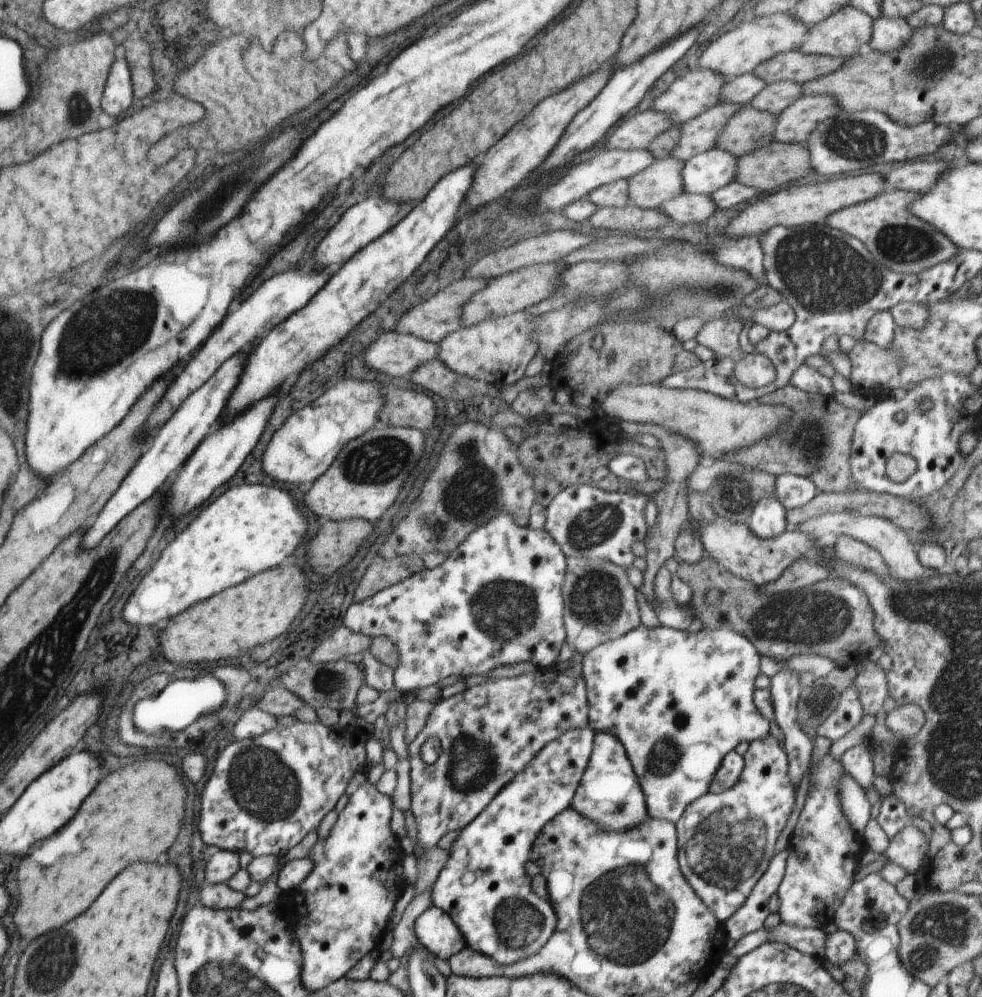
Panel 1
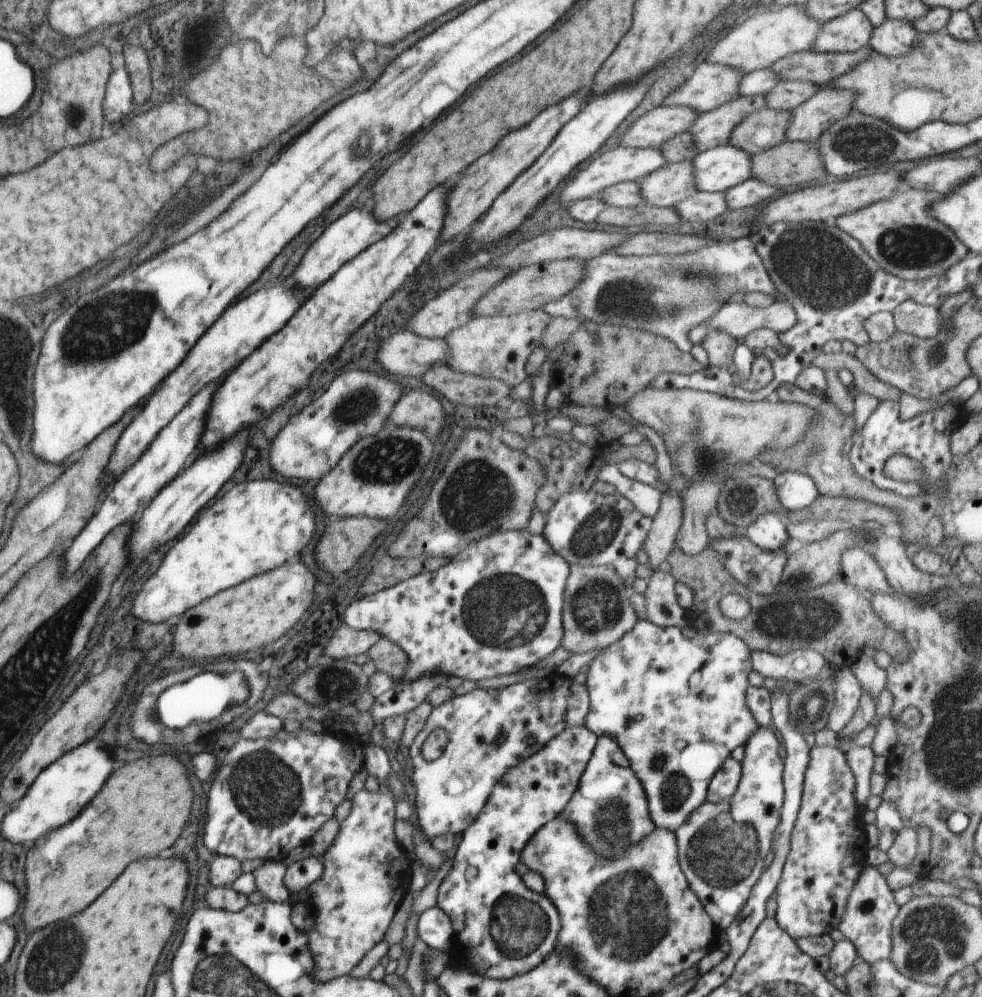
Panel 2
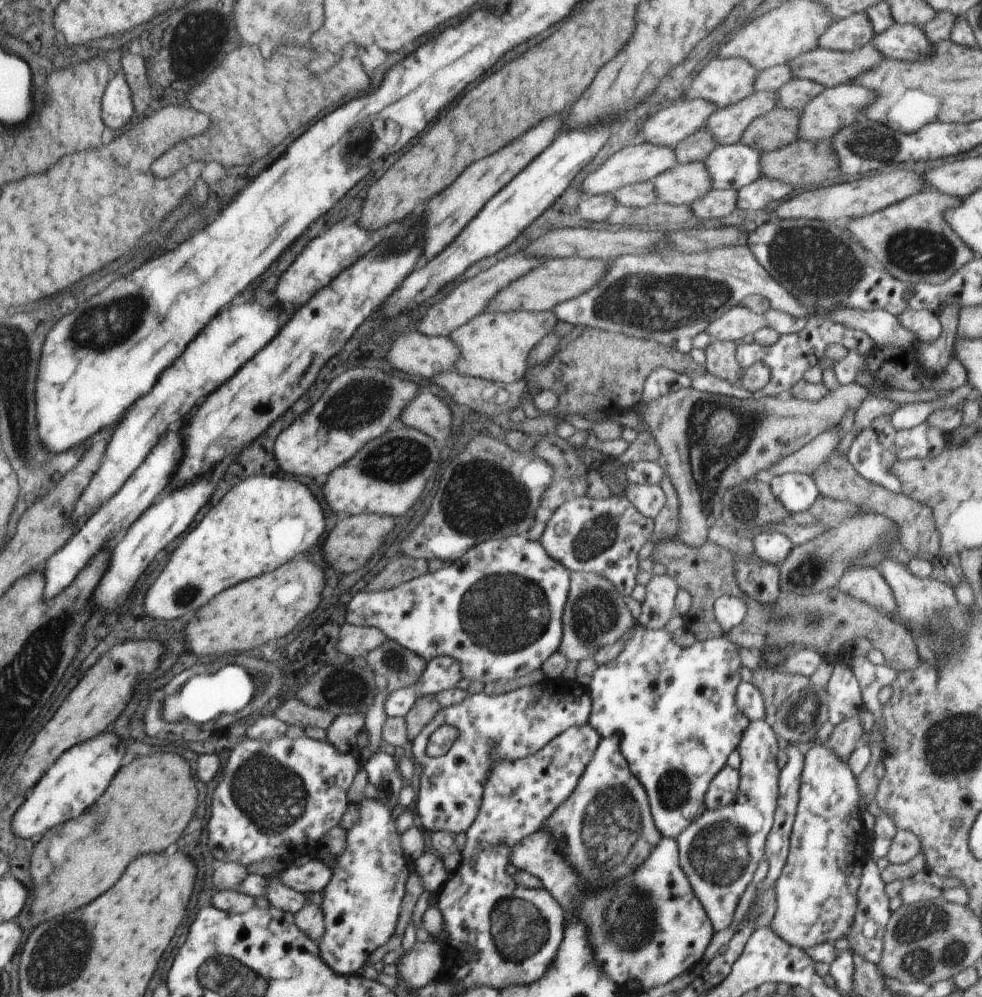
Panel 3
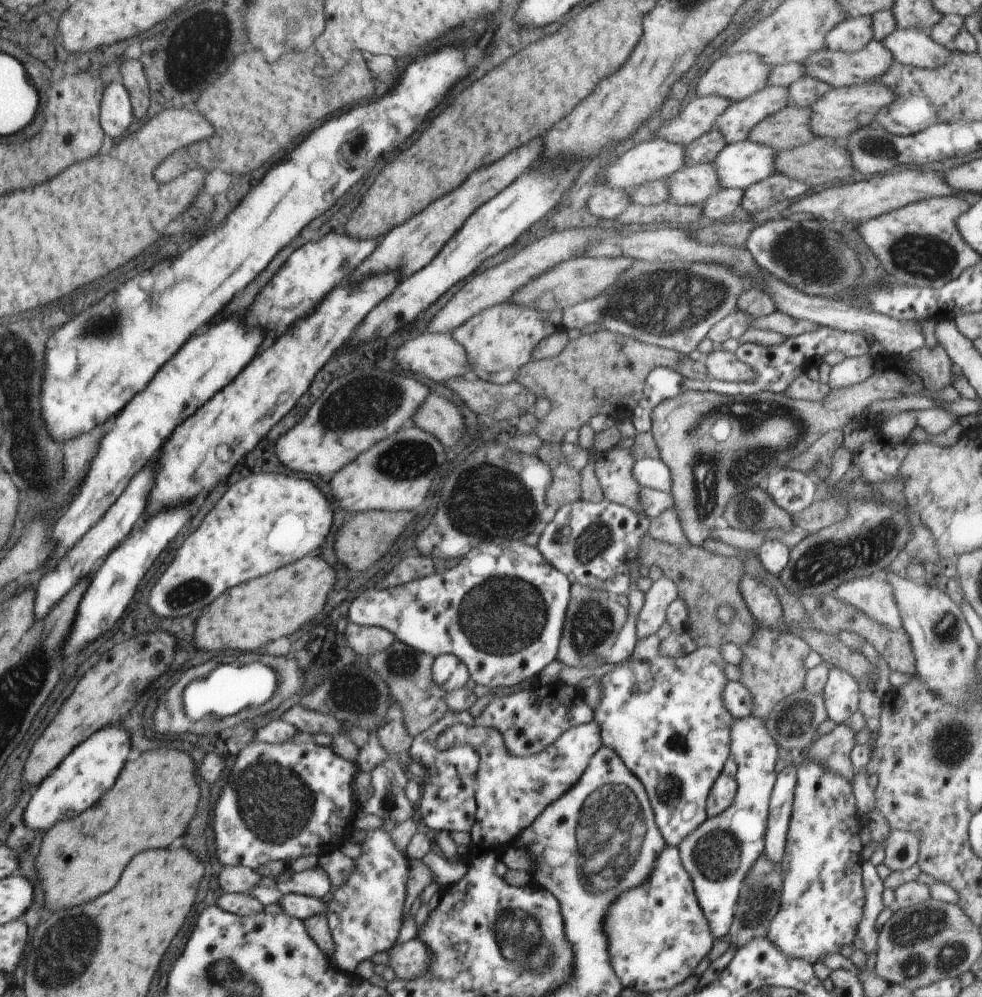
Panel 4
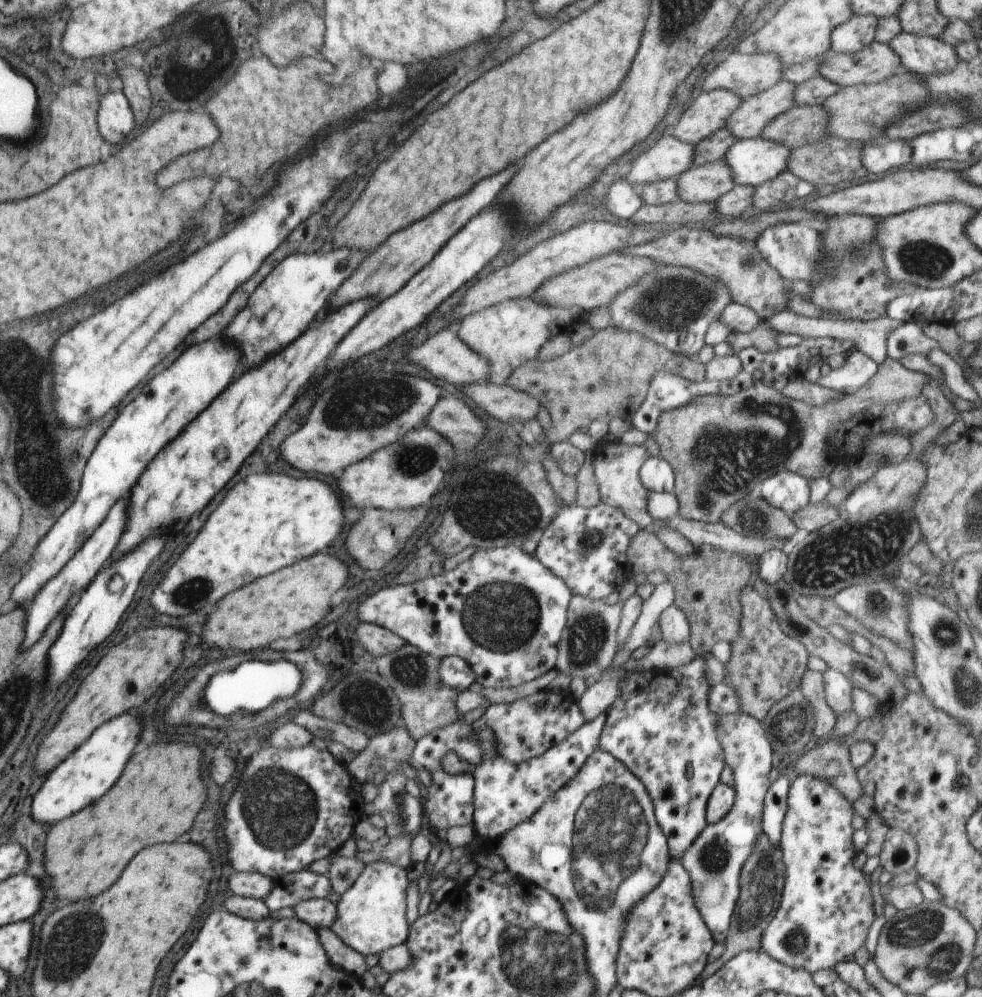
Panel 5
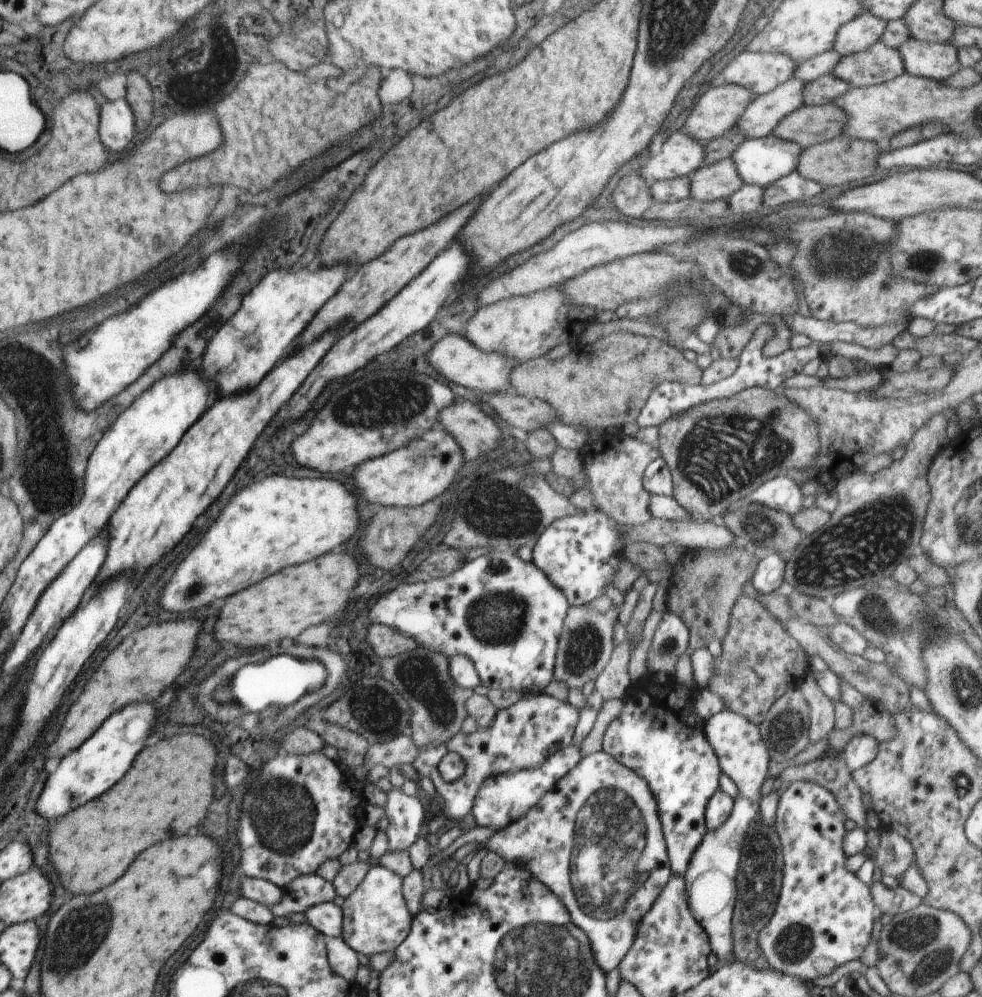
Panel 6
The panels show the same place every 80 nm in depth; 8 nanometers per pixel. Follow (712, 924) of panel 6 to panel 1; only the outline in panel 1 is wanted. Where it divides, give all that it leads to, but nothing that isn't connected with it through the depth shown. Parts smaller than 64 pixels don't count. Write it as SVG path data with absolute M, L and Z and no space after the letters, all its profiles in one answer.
M768 734L768 736L764 736L762 740L756 740L750 743L748 751L744 754L744 770L741 773L740 779L734 786L728 788L728 790L722 790L722 792L708 792L704 794L698 800L694 800L691 804L686 806L686 810L684 810L684 814L680 816L680 820L676 824L677 831L677 860L679 863L680 871L686 881L698 897L706 904L706 907L714 912L714 916L720 920L723 924L726 923L726 920L738 910L738 908L742 907L742 904L748 899L748 896L751 894L752 888L758 883L758 880L764 875L766 872L771 860L775 856L775 845L776 841L780 837L781 832L784 830L786 823L788 822L788 818L792 814L792 809L796 804L796 788L794 788L794 784L792 784L792 780L790 780L790 774L788 774L788 754L784 752L783 749L778 745L778 740L772 736L772 734Z

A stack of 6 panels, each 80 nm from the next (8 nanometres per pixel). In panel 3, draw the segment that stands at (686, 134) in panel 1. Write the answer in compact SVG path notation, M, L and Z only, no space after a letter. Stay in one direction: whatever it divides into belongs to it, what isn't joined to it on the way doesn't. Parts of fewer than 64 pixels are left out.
M756 91L737 103L718 109L708 118L704 129L714 135L717 146L740 142L741 136L752 121L778 106L777 92Z

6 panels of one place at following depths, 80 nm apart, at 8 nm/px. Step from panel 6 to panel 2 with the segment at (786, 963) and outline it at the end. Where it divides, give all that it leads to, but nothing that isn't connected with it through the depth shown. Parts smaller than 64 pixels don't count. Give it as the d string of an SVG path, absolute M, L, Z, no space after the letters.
M814 745L803 780L791 849L775 890L777 925L794 940L828 935L840 924L853 886L868 865L865 812L855 797L855 776L843 748Z

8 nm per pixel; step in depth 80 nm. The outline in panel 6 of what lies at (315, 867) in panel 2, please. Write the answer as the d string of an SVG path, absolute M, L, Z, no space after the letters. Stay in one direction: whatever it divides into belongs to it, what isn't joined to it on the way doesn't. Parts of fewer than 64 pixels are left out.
M306 875L282 887L286 896L282 904L274 905L270 910L274 917L302 912L318 903L332 903L336 898L333 883L326 881L320 875Z

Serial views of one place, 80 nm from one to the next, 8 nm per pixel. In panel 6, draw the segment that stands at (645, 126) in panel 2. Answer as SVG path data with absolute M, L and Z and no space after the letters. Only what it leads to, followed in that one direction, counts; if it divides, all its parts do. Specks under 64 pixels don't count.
M742 85L709 86L709 89L701 96L698 103L694 105L684 125L684 130L689 134L689 137L707 144L736 127L741 114L755 97L756 94L753 93L752 89L746 89Z

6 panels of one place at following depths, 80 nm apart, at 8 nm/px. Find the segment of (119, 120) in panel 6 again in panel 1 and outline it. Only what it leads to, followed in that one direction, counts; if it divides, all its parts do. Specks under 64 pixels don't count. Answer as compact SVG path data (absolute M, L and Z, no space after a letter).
M118 57L115 66L112 66L111 77L108 78L107 89L103 93L103 109L110 116L116 118L124 114L132 106L132 80L126 60Z

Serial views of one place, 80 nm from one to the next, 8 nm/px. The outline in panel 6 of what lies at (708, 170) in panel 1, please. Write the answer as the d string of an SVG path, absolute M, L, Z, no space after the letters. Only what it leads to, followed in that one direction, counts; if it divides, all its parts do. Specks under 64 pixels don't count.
M770 133L767 137L748 138L734 151L731 158L735 162L737 173L744 184L767 187L779 178L788 176L797 170L803 150L797 142L784 140Z

